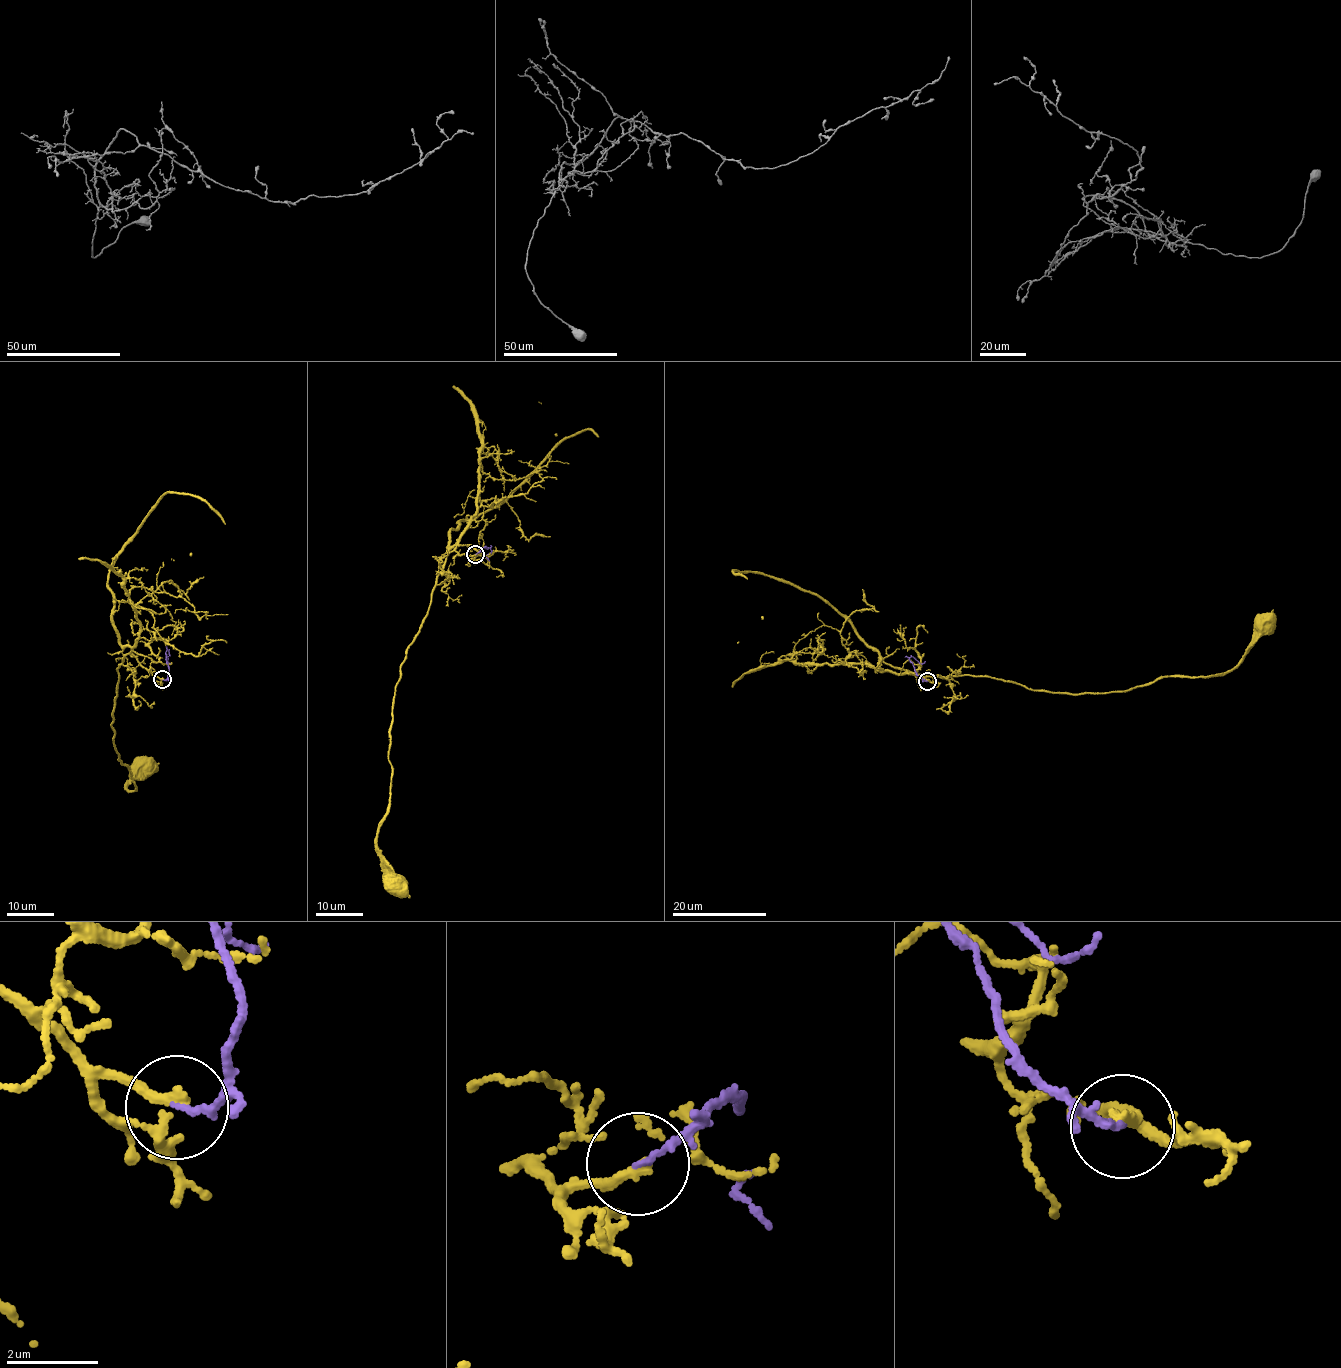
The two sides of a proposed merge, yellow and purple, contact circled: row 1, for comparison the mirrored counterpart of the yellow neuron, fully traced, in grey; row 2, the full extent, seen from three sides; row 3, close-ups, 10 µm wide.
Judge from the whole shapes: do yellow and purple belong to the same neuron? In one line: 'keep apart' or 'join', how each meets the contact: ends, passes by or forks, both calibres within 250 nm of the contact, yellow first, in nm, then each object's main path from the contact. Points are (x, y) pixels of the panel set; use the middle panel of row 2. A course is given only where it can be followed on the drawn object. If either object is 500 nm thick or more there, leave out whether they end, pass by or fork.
keep apart | yellow ends | purple ends | 240/120 nm | yellow via (475, 554), (451, 551), (400, 666), (388, 813), (376, 842), (403, 883), (401, 891), (396, 886) | purple via (475, 554), (489, 548), (491, 552), (486, 555), (489, 561)

